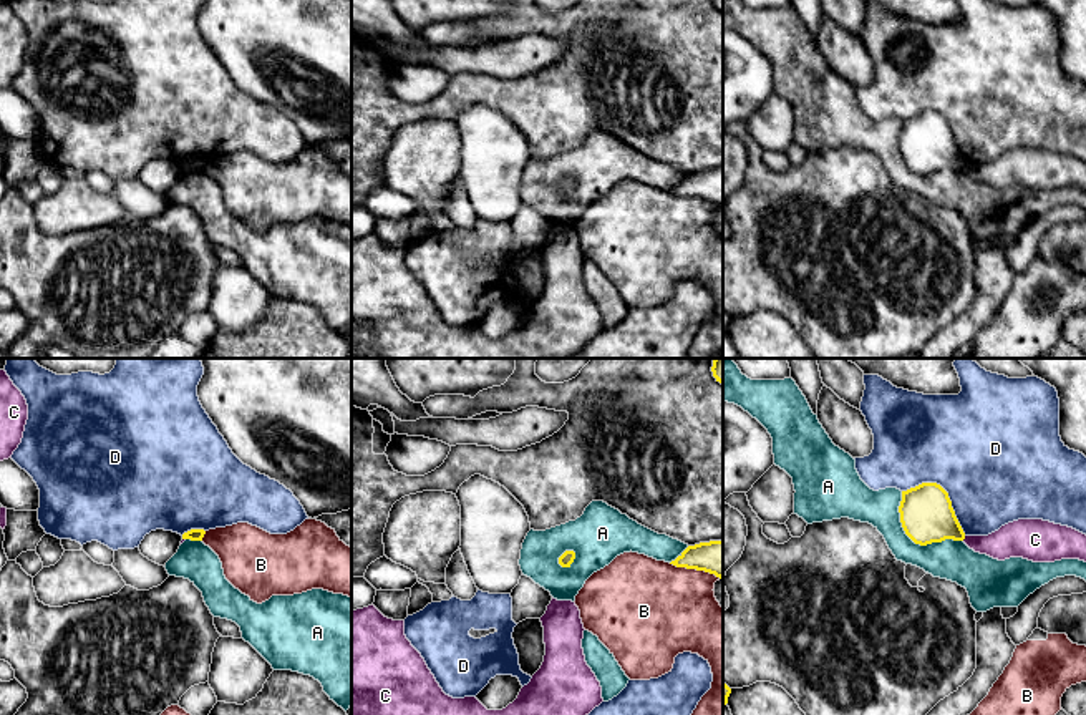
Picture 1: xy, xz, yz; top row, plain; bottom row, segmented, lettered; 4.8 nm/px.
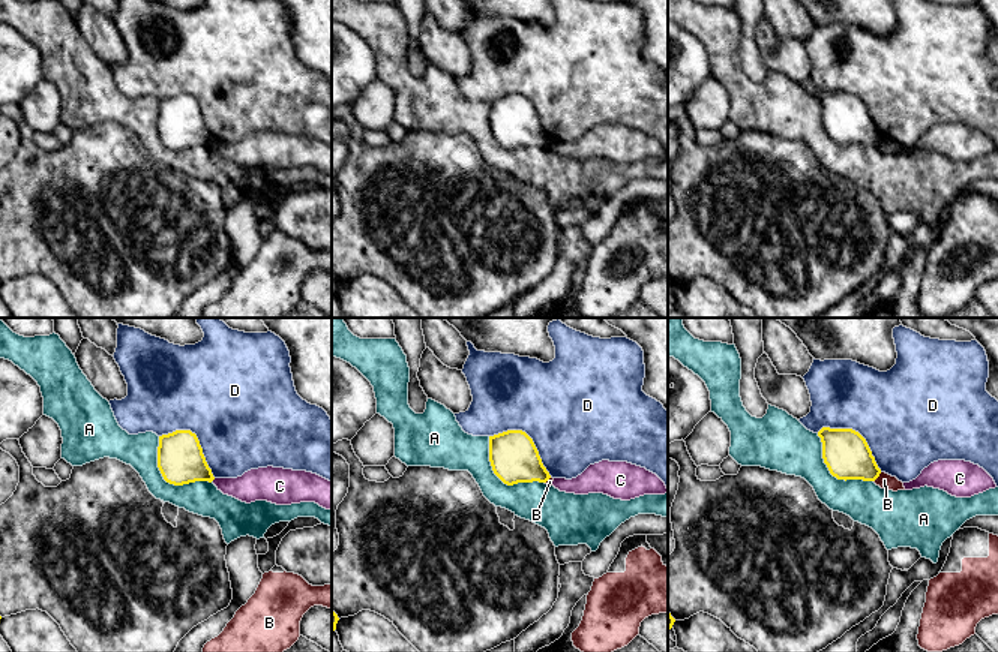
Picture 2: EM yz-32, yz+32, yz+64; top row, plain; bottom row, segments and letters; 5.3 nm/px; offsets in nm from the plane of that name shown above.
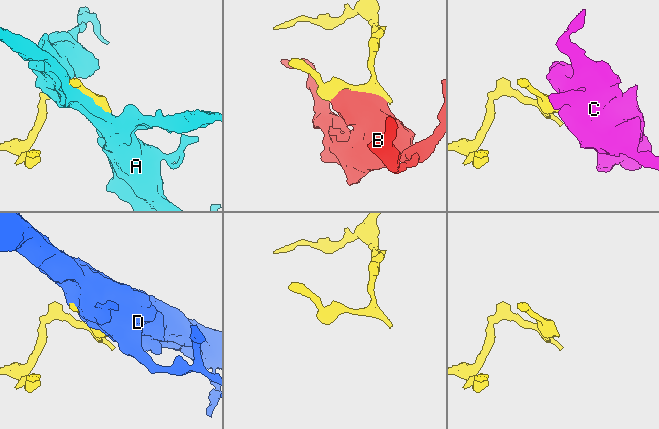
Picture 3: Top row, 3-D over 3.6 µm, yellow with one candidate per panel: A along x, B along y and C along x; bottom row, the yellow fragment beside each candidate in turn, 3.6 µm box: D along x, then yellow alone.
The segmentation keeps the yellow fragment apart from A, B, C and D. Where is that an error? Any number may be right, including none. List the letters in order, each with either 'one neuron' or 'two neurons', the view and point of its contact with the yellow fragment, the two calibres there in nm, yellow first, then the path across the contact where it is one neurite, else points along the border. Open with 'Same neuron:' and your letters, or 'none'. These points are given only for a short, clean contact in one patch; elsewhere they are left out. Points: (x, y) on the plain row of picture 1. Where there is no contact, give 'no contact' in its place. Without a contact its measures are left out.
Same neuron: none
A: two neurons; contact yz (914, 170); calibres 260 and 190 nm
B: two neurons; contact xz (695, 196); calibres 180 and 440 nm
C: two neurons; contact yz (964, 166); calibres 260 and 180 nm; border yz (965, 165), (962, 168)
D: two neurons; contact yz (945, 120); calibres 260 and 500 nm

